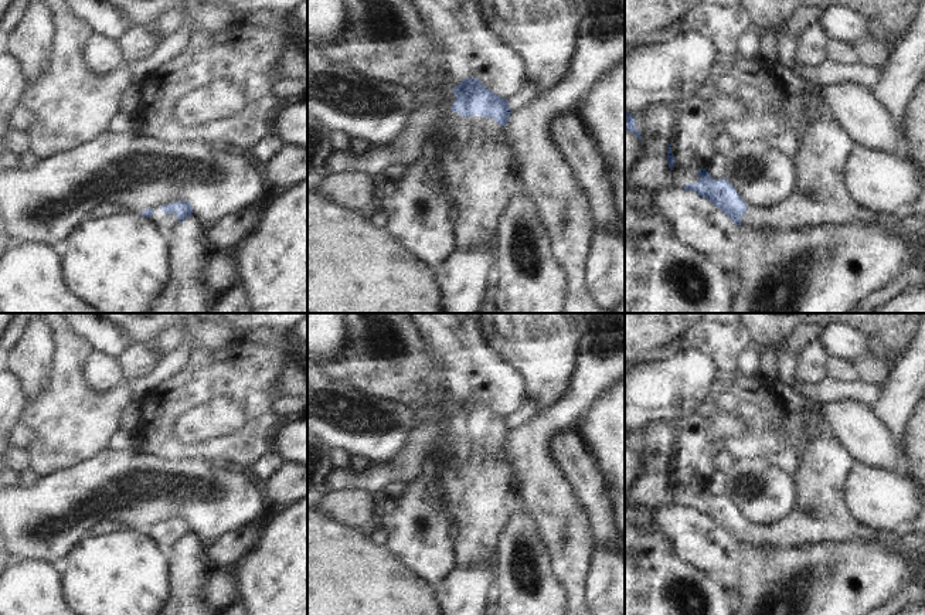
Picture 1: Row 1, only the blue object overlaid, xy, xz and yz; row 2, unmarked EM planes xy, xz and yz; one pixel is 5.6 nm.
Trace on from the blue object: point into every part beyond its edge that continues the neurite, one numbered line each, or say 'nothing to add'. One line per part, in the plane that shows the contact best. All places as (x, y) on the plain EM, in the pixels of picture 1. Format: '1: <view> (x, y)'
1: xz (483, 492)

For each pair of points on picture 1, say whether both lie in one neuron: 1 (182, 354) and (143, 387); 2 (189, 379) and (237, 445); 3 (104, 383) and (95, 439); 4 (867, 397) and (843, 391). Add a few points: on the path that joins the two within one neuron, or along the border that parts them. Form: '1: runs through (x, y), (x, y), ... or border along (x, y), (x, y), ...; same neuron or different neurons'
1: runs through (172, 363), (153, 380); same neuron
2: runs through (214, 379), (227, 379), (254, 405), (254, 420); same neuron
3: border along (87, 363), (87, 380), (99, 391), (125, 381); different neurons
4: runs through (861, 393), (849, 391); same neuron

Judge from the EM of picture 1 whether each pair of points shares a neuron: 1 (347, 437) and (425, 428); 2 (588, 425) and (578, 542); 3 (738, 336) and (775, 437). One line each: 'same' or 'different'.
1: different
2: different
3: same

